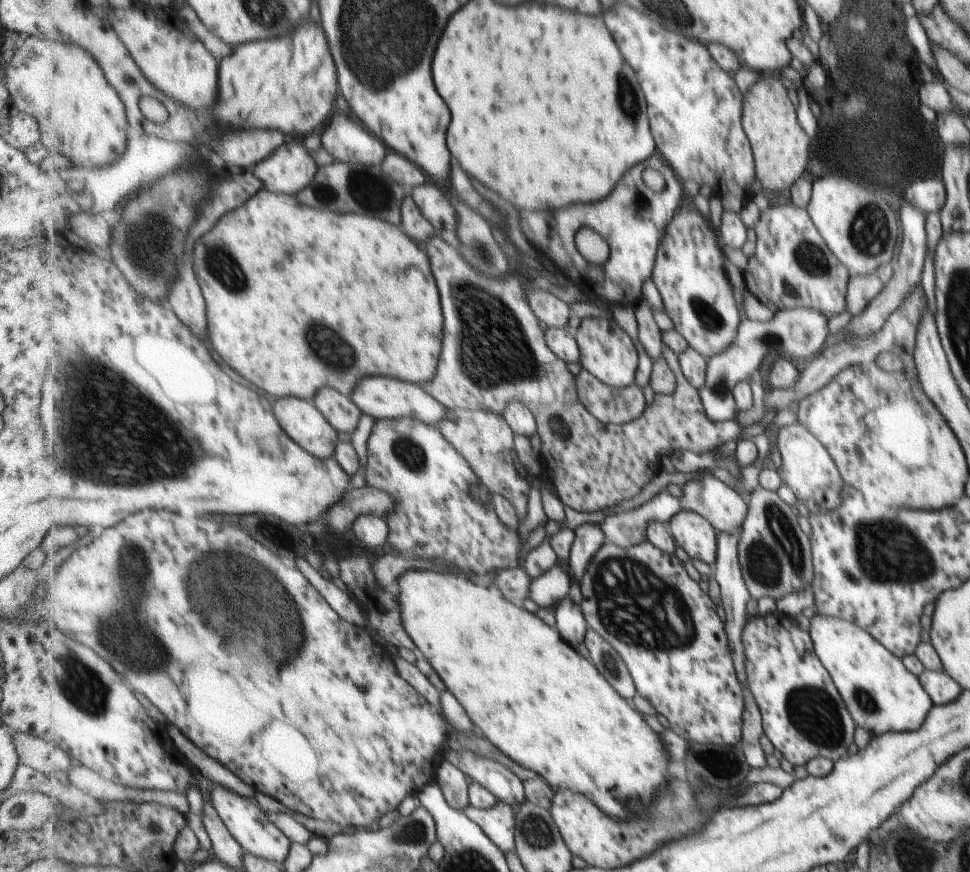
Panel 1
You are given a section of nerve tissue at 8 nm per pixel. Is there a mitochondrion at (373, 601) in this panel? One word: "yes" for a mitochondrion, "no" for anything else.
no

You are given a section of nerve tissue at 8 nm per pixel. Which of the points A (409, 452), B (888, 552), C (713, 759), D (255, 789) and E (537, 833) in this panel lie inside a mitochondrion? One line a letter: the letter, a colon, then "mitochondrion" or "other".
A: mitochondrion
B: mitochondrion
C: other
D: other
E: mitochondrion

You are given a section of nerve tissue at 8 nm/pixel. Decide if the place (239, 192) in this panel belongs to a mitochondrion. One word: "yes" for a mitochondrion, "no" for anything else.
no

